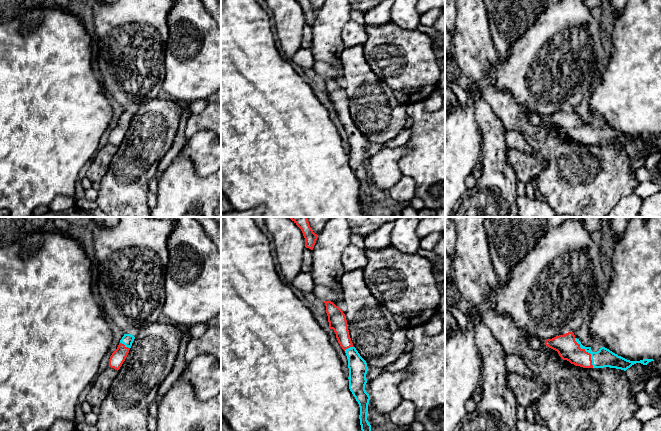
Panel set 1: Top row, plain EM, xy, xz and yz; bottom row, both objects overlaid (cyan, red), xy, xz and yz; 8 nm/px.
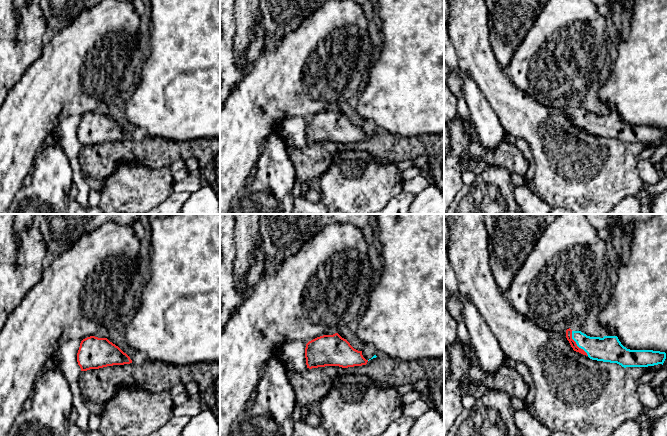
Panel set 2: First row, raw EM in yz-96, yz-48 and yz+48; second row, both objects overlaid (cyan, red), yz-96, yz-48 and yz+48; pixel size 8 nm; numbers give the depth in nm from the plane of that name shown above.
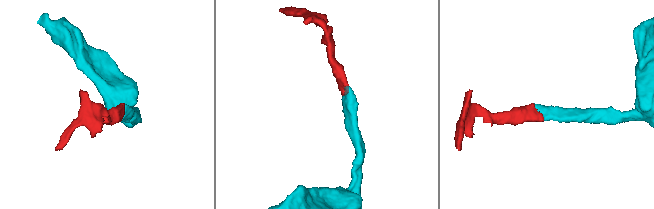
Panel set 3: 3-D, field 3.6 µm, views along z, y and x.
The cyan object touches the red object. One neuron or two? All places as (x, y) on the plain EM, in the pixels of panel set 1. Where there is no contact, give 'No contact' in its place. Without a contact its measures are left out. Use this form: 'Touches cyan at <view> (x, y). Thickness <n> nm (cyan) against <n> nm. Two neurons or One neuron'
Touches cyan at yz (587, 127). Thickness 150 nm (cyan) against 180 nm. One neuron

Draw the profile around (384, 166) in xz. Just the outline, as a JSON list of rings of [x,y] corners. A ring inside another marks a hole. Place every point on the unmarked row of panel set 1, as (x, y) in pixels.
[[[406,145],[393,148],[382,146],[370,159],[371,182],[379,189],[389,191],[402,177],[399,161],[408,151]]]

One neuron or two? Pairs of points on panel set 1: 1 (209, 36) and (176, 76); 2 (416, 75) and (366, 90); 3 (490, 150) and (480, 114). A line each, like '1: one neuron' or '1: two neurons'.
1: one neuron
2: two neurons
3: one neuron

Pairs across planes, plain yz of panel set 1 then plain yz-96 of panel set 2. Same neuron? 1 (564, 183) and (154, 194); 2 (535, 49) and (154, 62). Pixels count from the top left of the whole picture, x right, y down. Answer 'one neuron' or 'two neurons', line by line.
1: one neuron
2: two neurons

